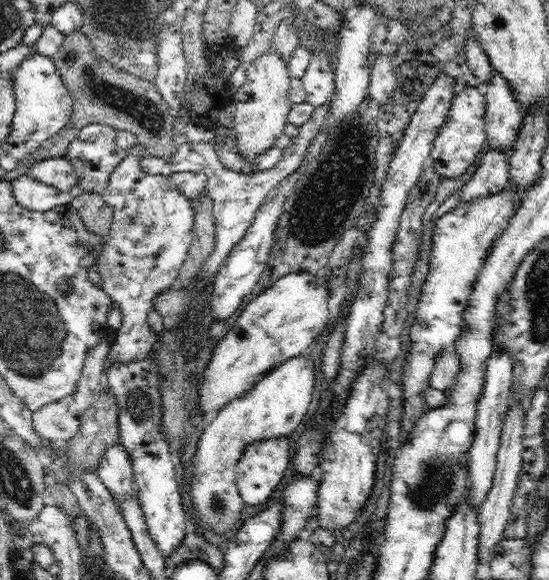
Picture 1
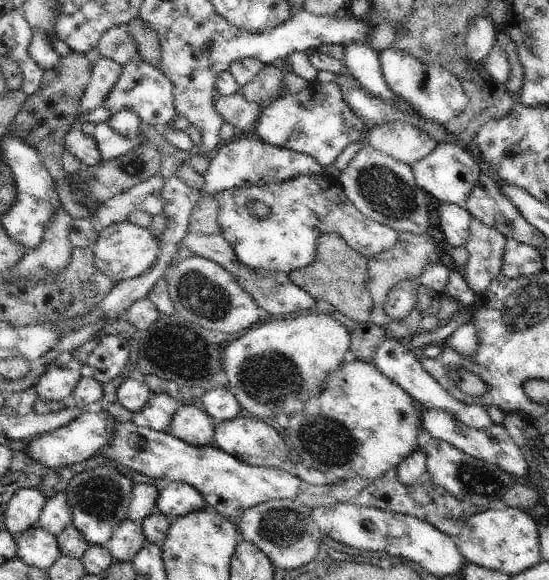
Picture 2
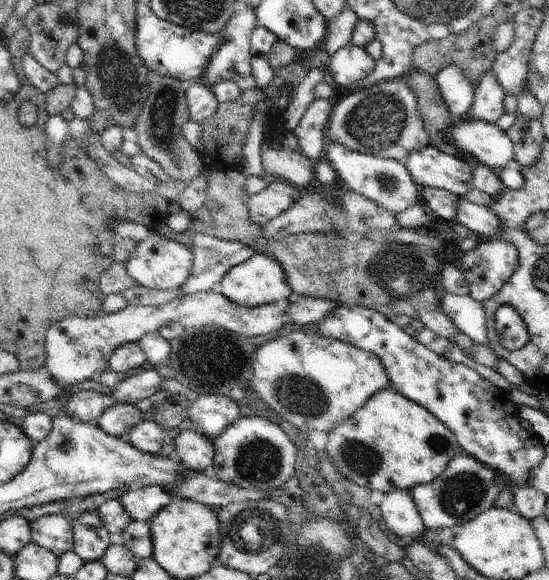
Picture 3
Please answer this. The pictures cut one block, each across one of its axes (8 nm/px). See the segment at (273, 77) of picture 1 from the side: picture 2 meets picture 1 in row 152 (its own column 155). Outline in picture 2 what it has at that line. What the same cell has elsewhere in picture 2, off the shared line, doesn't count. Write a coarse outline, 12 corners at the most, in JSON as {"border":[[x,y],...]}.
{"border":[[128,220],[109,224],[89,247],[116,283],[156,262],[159,241]]}

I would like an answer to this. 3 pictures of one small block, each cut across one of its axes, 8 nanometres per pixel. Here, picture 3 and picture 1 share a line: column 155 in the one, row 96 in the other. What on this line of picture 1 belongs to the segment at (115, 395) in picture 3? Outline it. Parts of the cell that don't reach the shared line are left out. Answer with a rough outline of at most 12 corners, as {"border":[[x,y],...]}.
{"border":[[380,54],[371,65],[368,94],[388,104],[396,88],[389,56]]}

